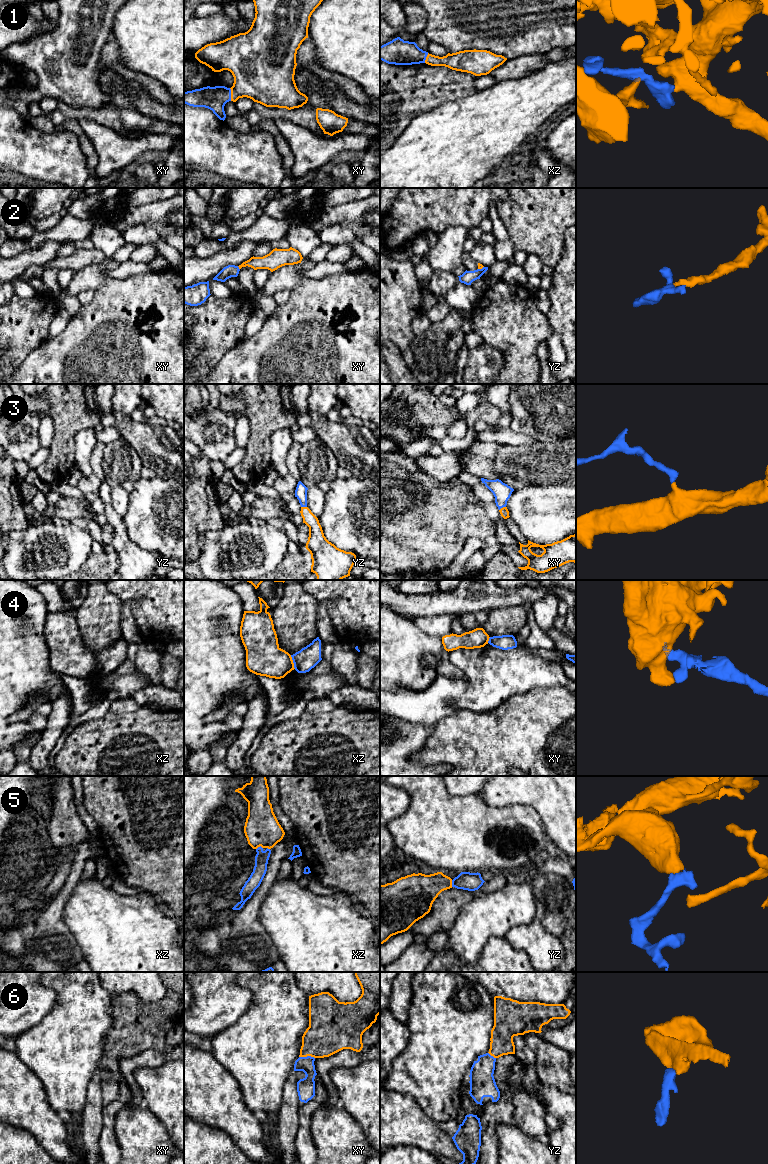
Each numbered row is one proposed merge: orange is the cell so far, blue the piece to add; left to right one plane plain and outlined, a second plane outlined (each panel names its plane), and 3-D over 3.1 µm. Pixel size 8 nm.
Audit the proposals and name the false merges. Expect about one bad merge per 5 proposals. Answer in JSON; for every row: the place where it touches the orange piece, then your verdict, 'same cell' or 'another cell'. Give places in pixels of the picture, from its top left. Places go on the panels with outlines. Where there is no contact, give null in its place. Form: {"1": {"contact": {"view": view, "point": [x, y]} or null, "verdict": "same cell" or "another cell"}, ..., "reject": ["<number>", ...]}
{"1": {"contact": {"view": "xy", "point": [231, 94]}, "verdict": "same cell"}, "2": {"contact": {"view": "xy", "point": [239, 268]}, "verdict": "another cell"}, "3": {"contact": {"view": "xy", "point": [503, 507]}, "verdict": "same cell"}, "4": {"contact": {"view": "xz", "point": [292, 662]}, "verdict": "another cell"}, "5": {"contact": {"view": "xz", "point": [259, 846]}, "verdict": "same cell"}, "6": {"contact": {"view": "xy", "point": [307, 1055]}, "verdict": "same cell"}, "reject": ["2", "4"]}

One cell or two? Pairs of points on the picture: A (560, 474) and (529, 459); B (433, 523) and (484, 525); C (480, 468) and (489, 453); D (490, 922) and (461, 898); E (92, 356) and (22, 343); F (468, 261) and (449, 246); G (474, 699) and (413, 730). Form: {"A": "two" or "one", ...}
{"A": "one", "B": "one", "C": "one", "D": "two", "E": "two", "F": "two", "G": "two"}

